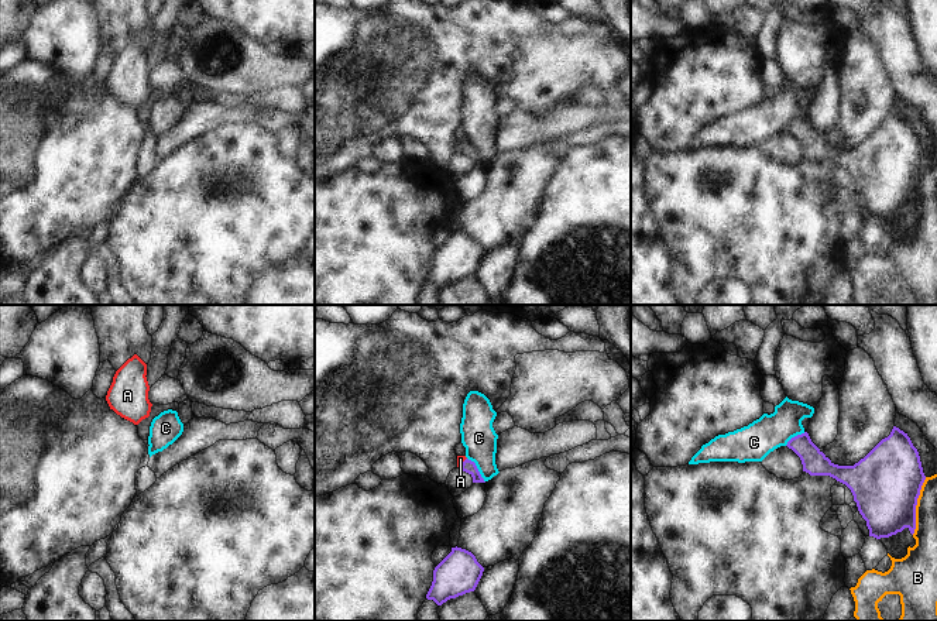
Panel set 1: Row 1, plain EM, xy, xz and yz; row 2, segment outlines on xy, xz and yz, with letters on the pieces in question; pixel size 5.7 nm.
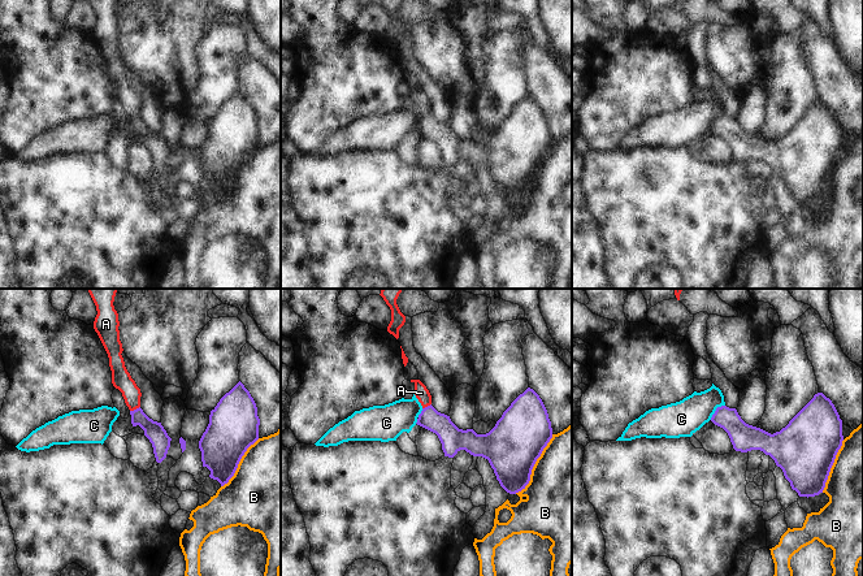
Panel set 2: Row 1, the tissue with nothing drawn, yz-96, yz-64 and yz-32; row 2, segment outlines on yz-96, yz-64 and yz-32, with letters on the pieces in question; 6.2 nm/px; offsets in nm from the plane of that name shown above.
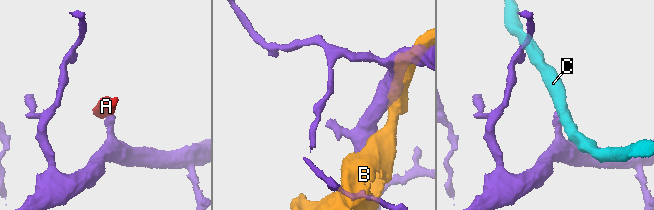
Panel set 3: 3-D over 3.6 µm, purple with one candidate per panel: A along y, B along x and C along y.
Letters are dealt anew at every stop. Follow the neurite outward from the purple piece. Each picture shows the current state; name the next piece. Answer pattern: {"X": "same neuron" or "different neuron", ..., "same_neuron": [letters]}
{"A": "same neuron", "B": "different neuron", "C": "different neuron", "same_neuron": ["A"]}

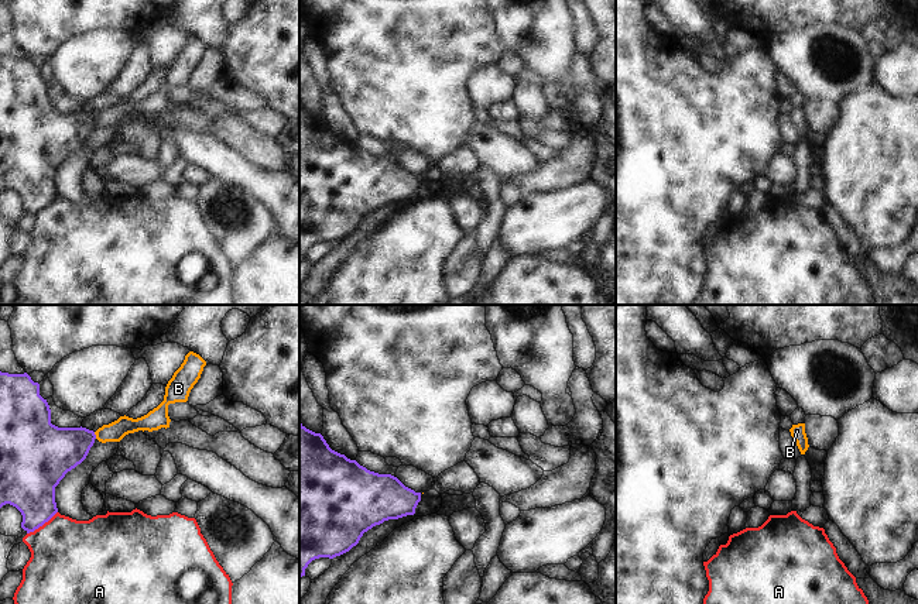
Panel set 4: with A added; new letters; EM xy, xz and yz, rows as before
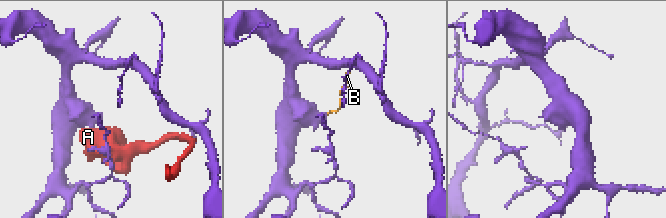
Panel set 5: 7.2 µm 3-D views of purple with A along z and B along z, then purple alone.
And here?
{"A": "different neuron", "B": "different neuron", "same_neuron": []}

